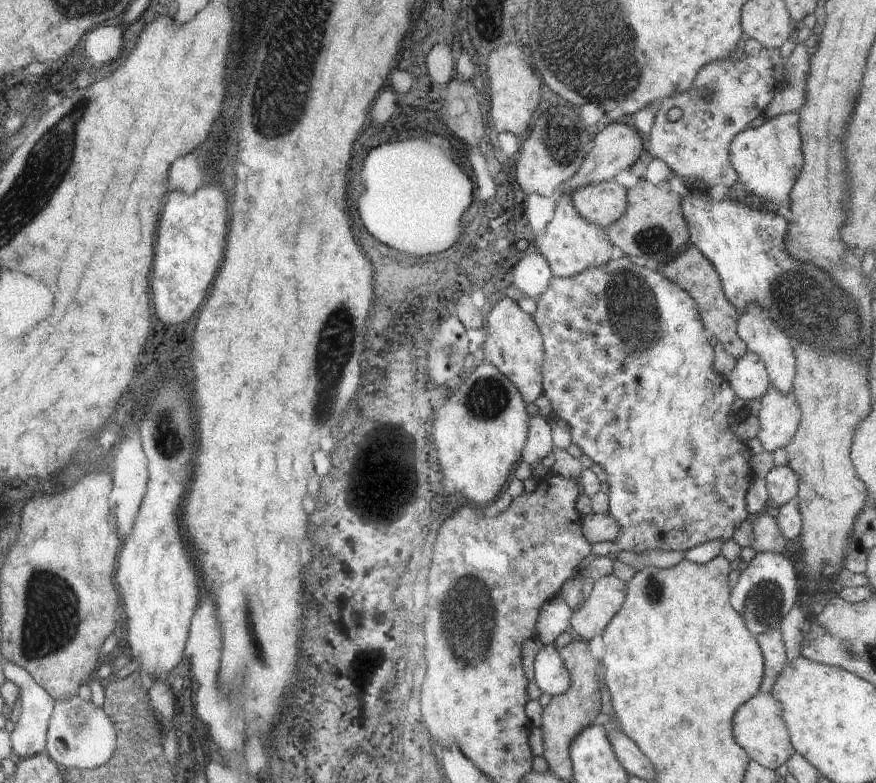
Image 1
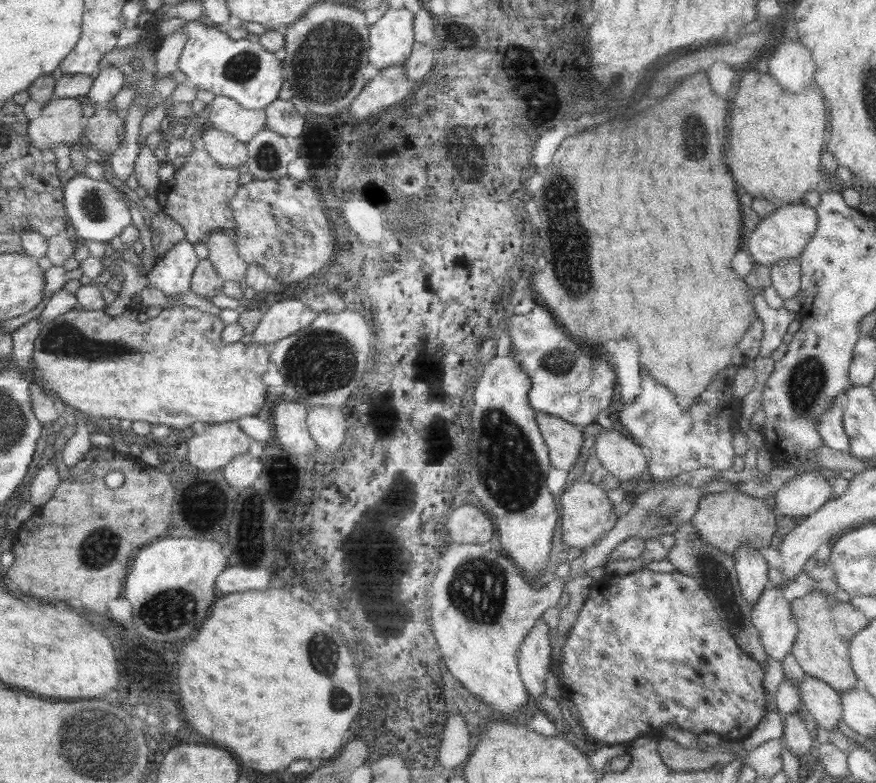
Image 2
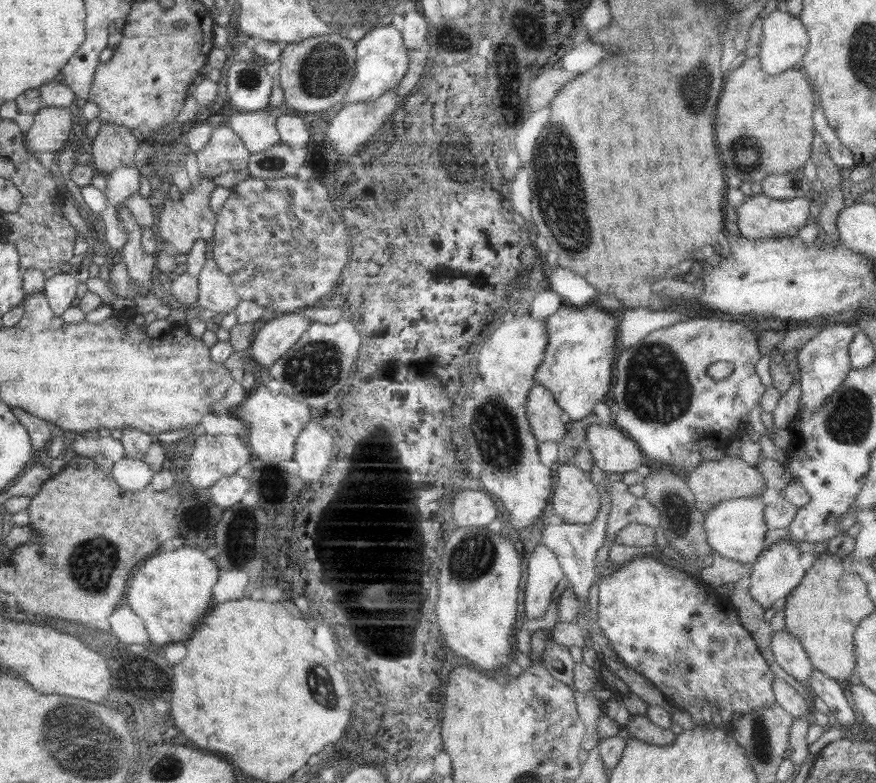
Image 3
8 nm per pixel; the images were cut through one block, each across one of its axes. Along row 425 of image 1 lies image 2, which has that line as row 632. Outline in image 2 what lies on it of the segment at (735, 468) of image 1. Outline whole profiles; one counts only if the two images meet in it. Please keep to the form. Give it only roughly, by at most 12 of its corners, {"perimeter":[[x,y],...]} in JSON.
{"perimeter":[[680,571],[591,584],[556,664],[588,744],[740,741],[765,669]]}

